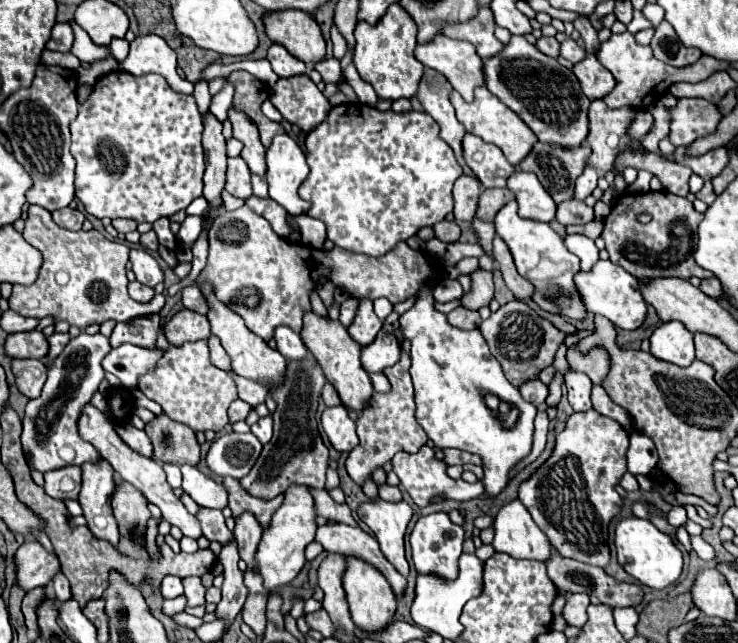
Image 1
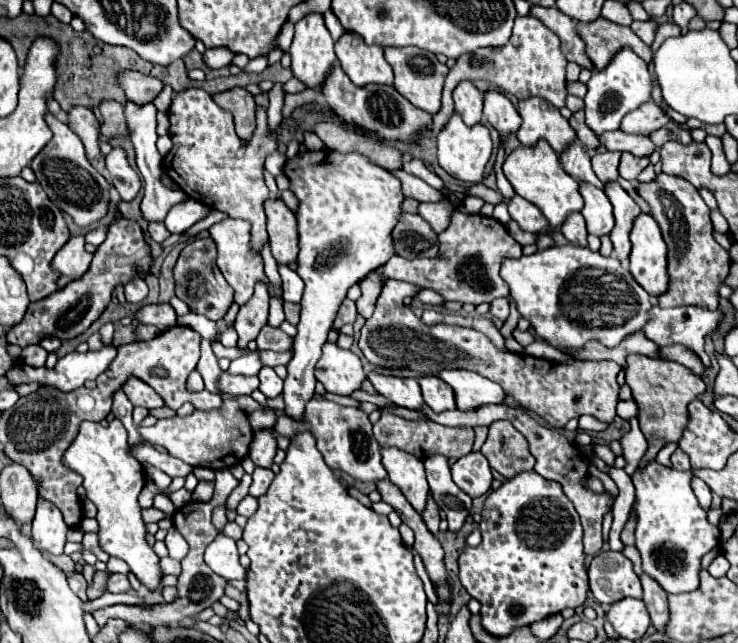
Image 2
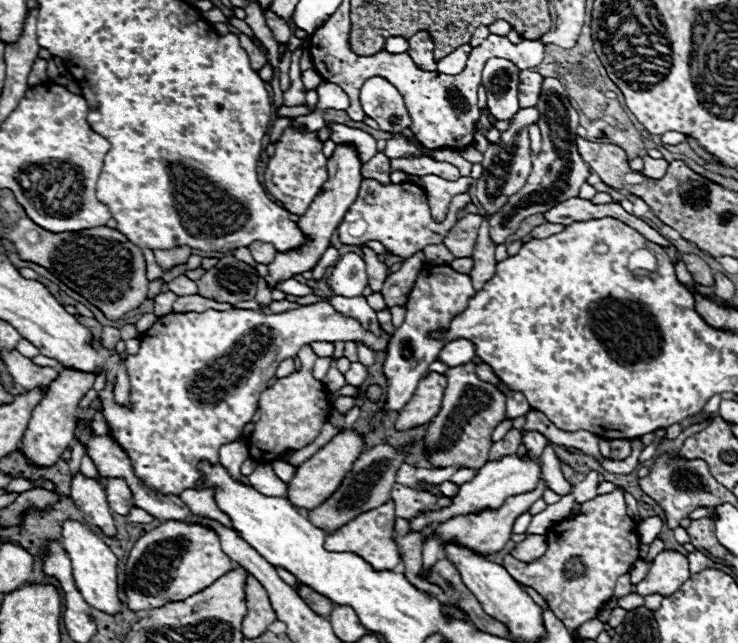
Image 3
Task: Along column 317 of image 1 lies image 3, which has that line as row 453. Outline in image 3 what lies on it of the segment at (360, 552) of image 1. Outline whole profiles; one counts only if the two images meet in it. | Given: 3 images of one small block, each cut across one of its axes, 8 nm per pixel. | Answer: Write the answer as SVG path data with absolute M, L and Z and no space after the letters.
M522 430L522 442L524 442L524 446L530 450L530 454L540 456L548 440L546 440L540 432L536 432L536 430L528 430L528 432Z

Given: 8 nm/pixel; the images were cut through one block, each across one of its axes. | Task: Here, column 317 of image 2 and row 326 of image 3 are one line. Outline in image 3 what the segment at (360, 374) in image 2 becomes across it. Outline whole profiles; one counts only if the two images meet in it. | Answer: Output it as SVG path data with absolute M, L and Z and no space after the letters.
M332 296L332 302L330 302L338 312L350 316L350 318L358 318L364 328L370 328L372 332L380 332L380 322L376 318L376 312L368 306L366 298L364 296L356 296L356 298L344 298L344 296Z

